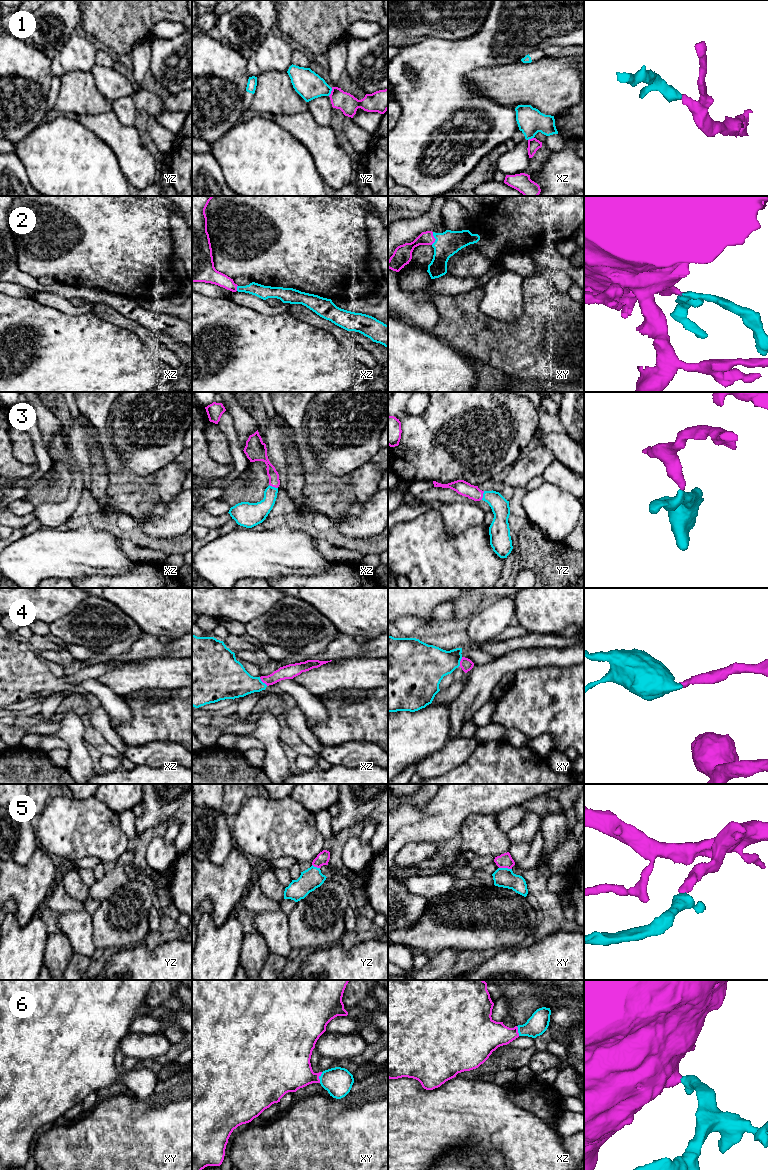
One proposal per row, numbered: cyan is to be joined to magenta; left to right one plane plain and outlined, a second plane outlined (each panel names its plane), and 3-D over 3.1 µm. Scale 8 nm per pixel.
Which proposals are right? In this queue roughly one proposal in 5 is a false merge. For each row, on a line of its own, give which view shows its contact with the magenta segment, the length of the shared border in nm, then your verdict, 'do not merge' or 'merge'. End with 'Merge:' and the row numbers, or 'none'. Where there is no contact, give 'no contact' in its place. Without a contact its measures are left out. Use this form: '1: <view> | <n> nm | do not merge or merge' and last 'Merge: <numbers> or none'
1: yz | 70 nm | do not merge
2: xy | 110 nm | merge
3: xz | 80 nm | merge
4: xz | 100 nm | merge
5: xy | 110 nm | merge
6: xy | 90 nm | merge
Merge: 2, 3, 4, 5, 6

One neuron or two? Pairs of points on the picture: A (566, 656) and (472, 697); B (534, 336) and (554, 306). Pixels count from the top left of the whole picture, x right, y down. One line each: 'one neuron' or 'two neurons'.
A: one neuron
B: one neuron

